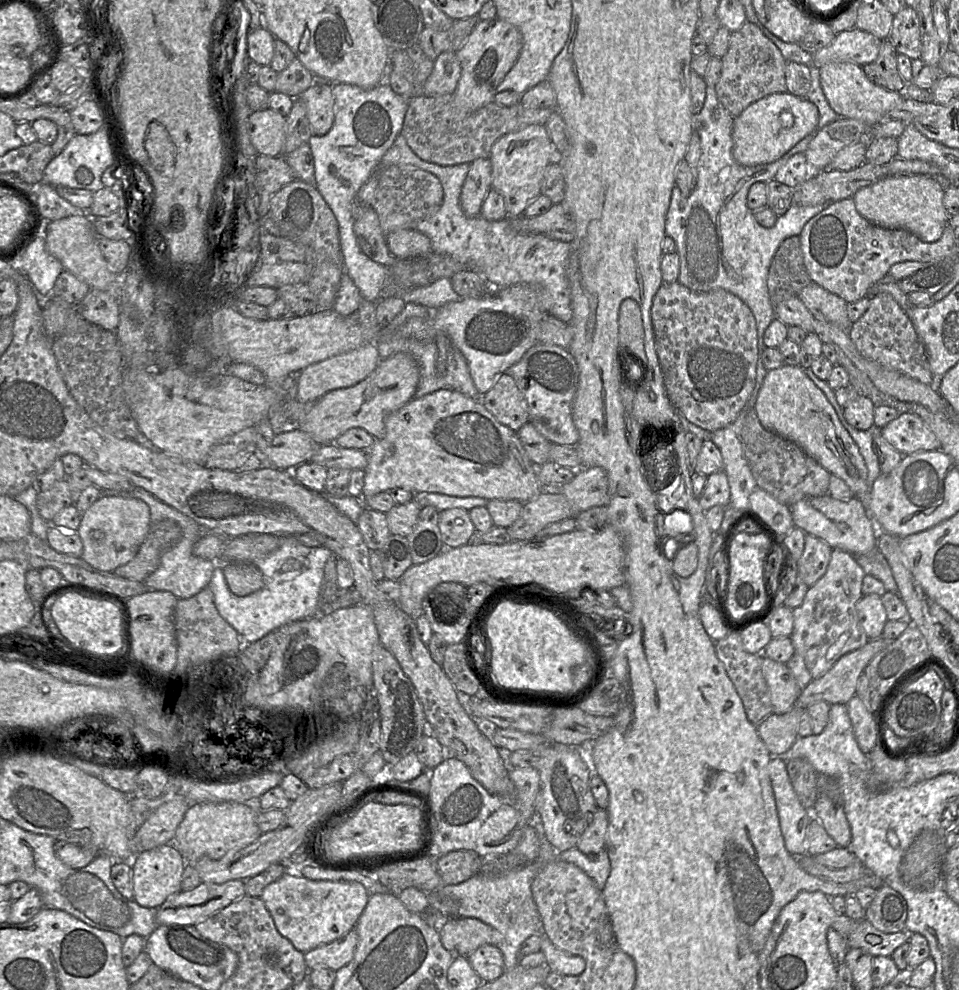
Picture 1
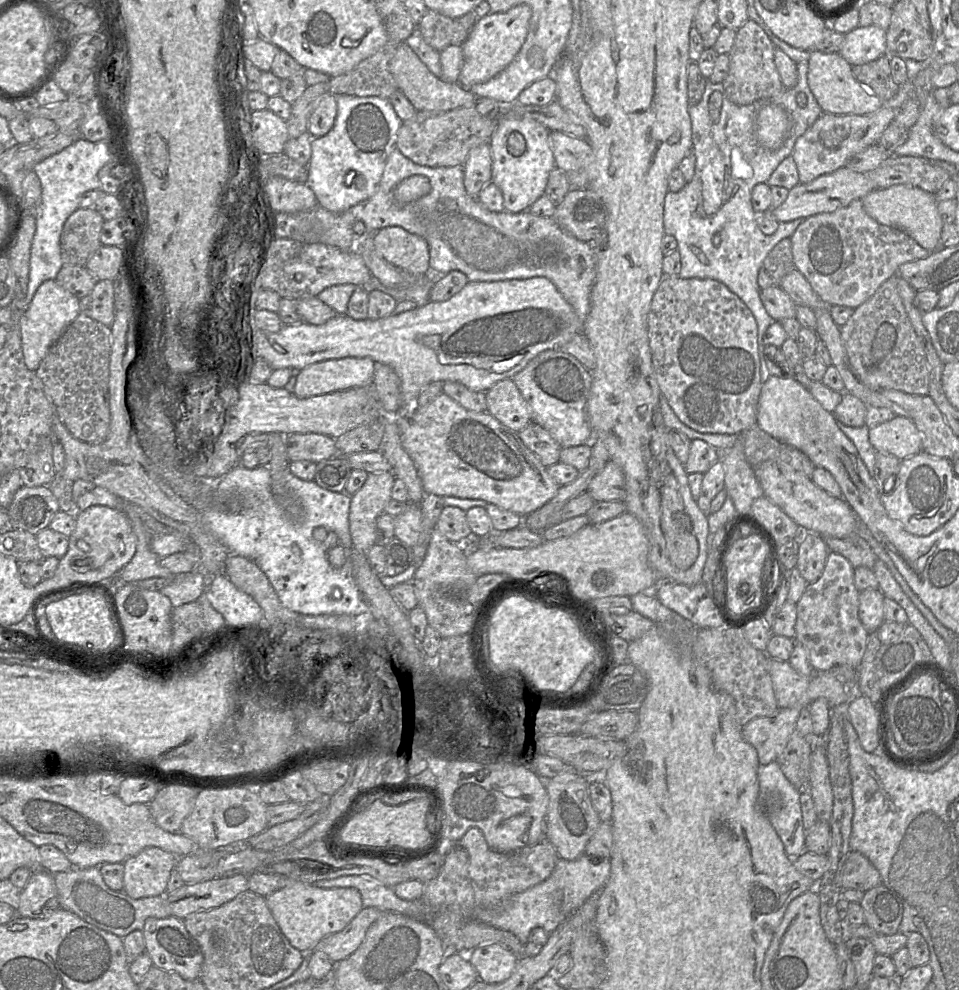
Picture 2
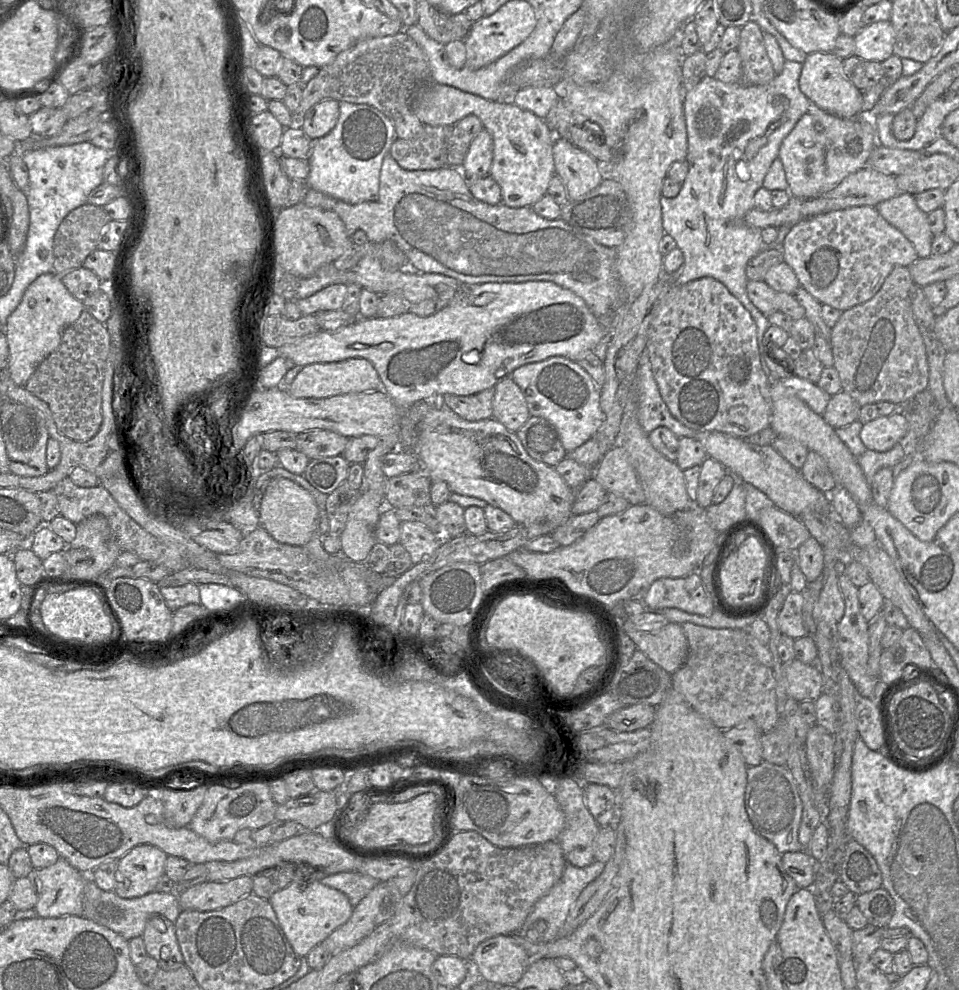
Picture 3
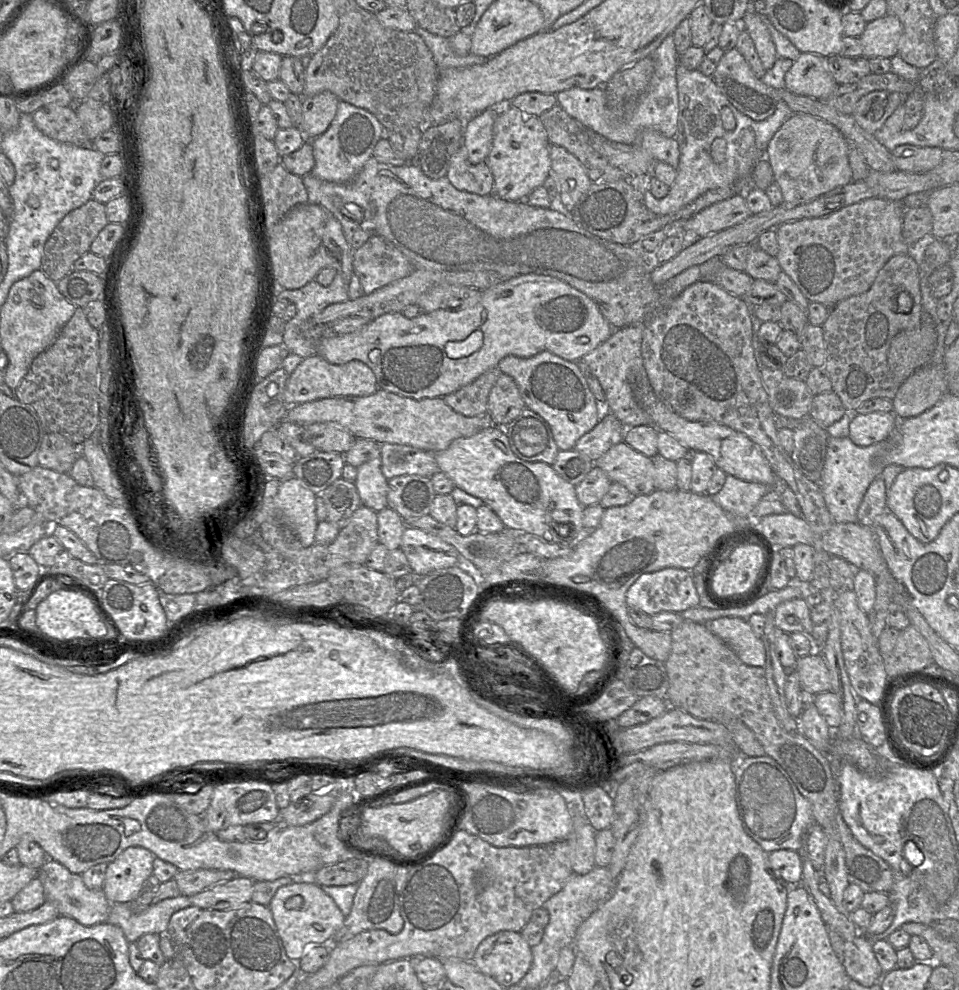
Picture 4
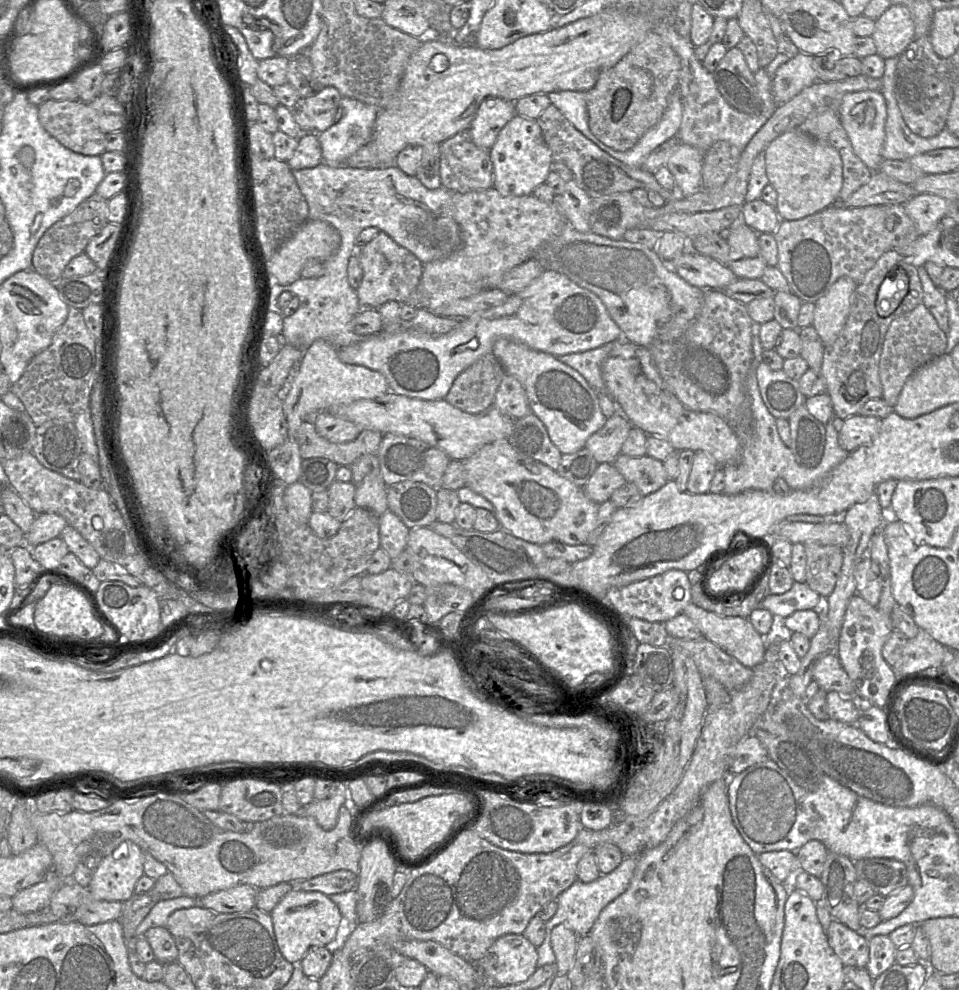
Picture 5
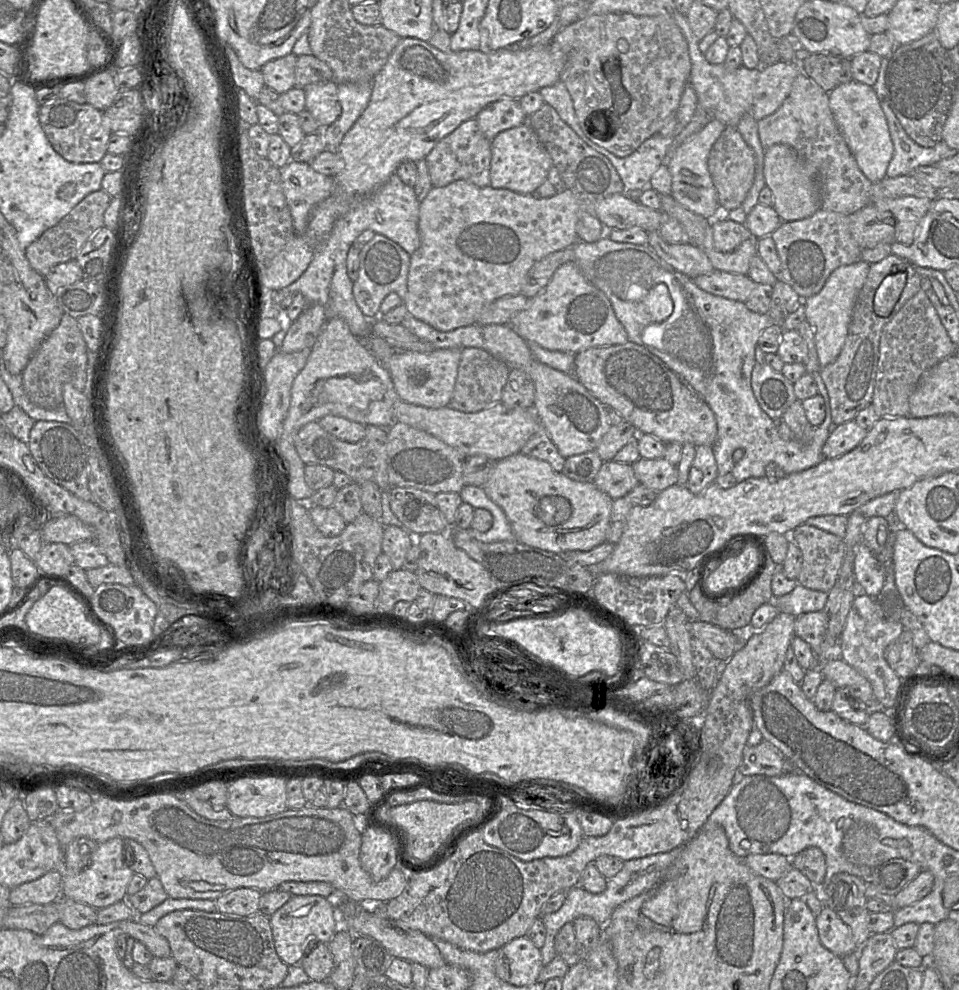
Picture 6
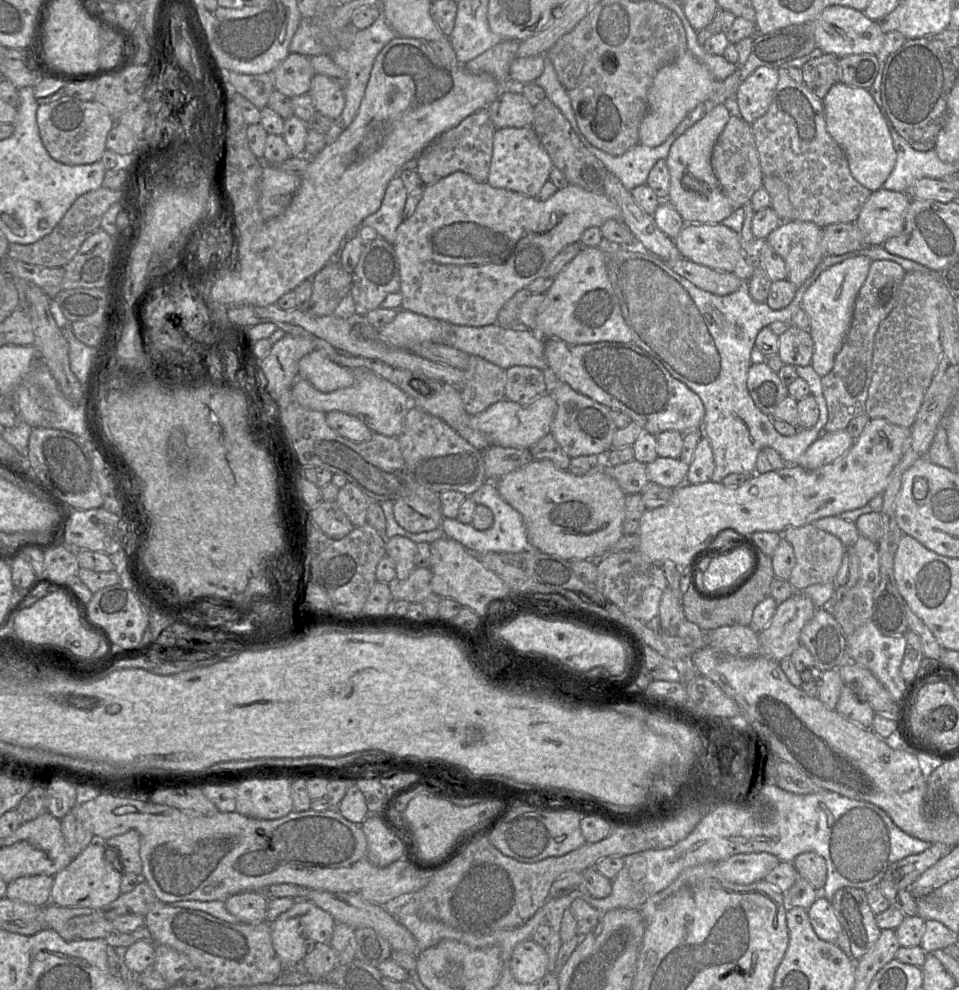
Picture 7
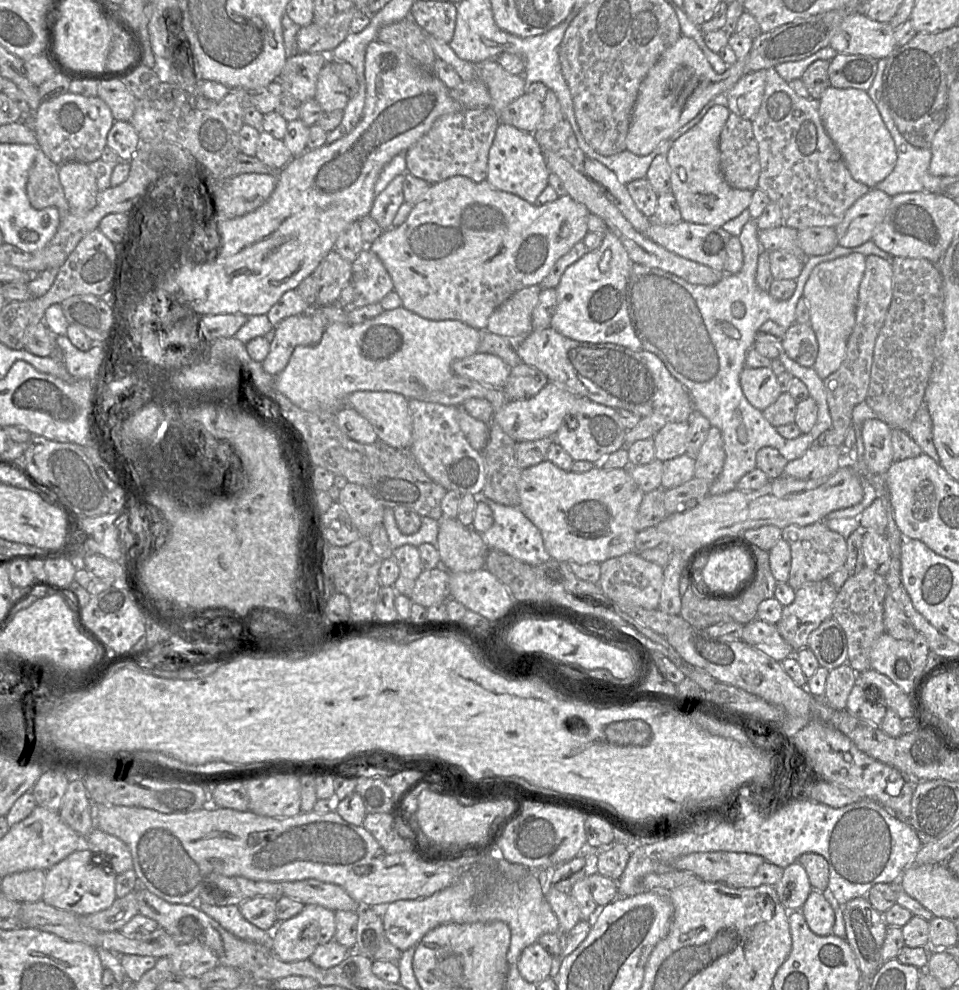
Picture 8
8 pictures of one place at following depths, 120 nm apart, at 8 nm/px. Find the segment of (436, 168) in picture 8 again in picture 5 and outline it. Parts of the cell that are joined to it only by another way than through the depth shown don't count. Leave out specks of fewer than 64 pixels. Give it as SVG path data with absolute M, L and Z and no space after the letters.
M469 129L440 143L441 186L465 193L493 187L493 164L489 151L478 148Z

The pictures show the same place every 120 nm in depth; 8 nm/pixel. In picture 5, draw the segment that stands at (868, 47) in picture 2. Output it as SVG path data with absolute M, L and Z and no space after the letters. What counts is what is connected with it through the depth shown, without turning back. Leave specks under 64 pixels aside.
M892 4L876 21L871 35L877 55L883 59L898 57L914 40L915 26L909 9Z

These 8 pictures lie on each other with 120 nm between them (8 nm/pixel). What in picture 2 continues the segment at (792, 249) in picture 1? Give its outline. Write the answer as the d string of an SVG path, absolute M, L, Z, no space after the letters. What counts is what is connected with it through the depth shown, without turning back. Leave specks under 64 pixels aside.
M790 238L781 240L764 259L757 282L759 288L779 286L782 278L795 269Z

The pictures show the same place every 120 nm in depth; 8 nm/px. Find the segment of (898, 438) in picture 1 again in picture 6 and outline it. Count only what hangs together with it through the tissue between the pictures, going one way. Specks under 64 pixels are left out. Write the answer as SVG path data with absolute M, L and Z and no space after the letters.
M855 419L838 425L827 438L822 448L824 458L840 457L856 448L868 431L860 427Z

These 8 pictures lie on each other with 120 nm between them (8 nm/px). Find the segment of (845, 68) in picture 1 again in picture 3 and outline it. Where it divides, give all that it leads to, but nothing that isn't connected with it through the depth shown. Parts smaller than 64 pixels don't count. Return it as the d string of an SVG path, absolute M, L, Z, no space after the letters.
M832 53L808 54L799 77L799 88L811 103L830 114L841 118L853 118L862 114L862 92L846 77L842 61Z

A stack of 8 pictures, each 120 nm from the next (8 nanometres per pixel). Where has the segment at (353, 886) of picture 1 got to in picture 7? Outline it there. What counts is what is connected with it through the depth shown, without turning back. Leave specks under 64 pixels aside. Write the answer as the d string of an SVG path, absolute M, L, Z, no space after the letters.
M307 899L296 900L292 908L269 923L272 946L285 968L300 965L313 944L329 943L335 923L328 912Z

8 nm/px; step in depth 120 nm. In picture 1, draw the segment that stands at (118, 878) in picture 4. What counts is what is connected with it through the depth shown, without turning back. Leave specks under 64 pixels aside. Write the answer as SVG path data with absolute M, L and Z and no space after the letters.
M173 843L135 854L131 861L134 900L142 907L157 909L167 898L181 891L186 863L184 856Z

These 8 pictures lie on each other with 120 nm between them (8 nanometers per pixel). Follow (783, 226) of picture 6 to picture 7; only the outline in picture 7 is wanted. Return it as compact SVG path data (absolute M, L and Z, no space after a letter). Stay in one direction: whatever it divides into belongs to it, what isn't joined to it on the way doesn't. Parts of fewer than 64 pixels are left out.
M781 221L779 226L773 230L766 242L780 255L787 268L787 278L794 286L801 286L810 278L824 256L828 256L822 247L822 228L813 222L805 221Z

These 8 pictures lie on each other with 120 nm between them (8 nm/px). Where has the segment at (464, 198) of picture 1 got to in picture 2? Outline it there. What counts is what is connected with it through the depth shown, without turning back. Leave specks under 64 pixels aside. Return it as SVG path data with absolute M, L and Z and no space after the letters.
M489 143L472 148L463 163L464 187L467 194L478 198L482 188L492 180L492 159Z

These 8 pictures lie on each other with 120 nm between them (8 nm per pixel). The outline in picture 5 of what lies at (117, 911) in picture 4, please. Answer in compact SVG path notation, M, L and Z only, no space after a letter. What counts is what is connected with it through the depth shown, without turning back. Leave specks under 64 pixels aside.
M188 896L159 901L152 907L148 915L139 924L134 937L137 939L143 937L144 933L153 927L165 927L168 917L176 910L199 906L199 899Z

